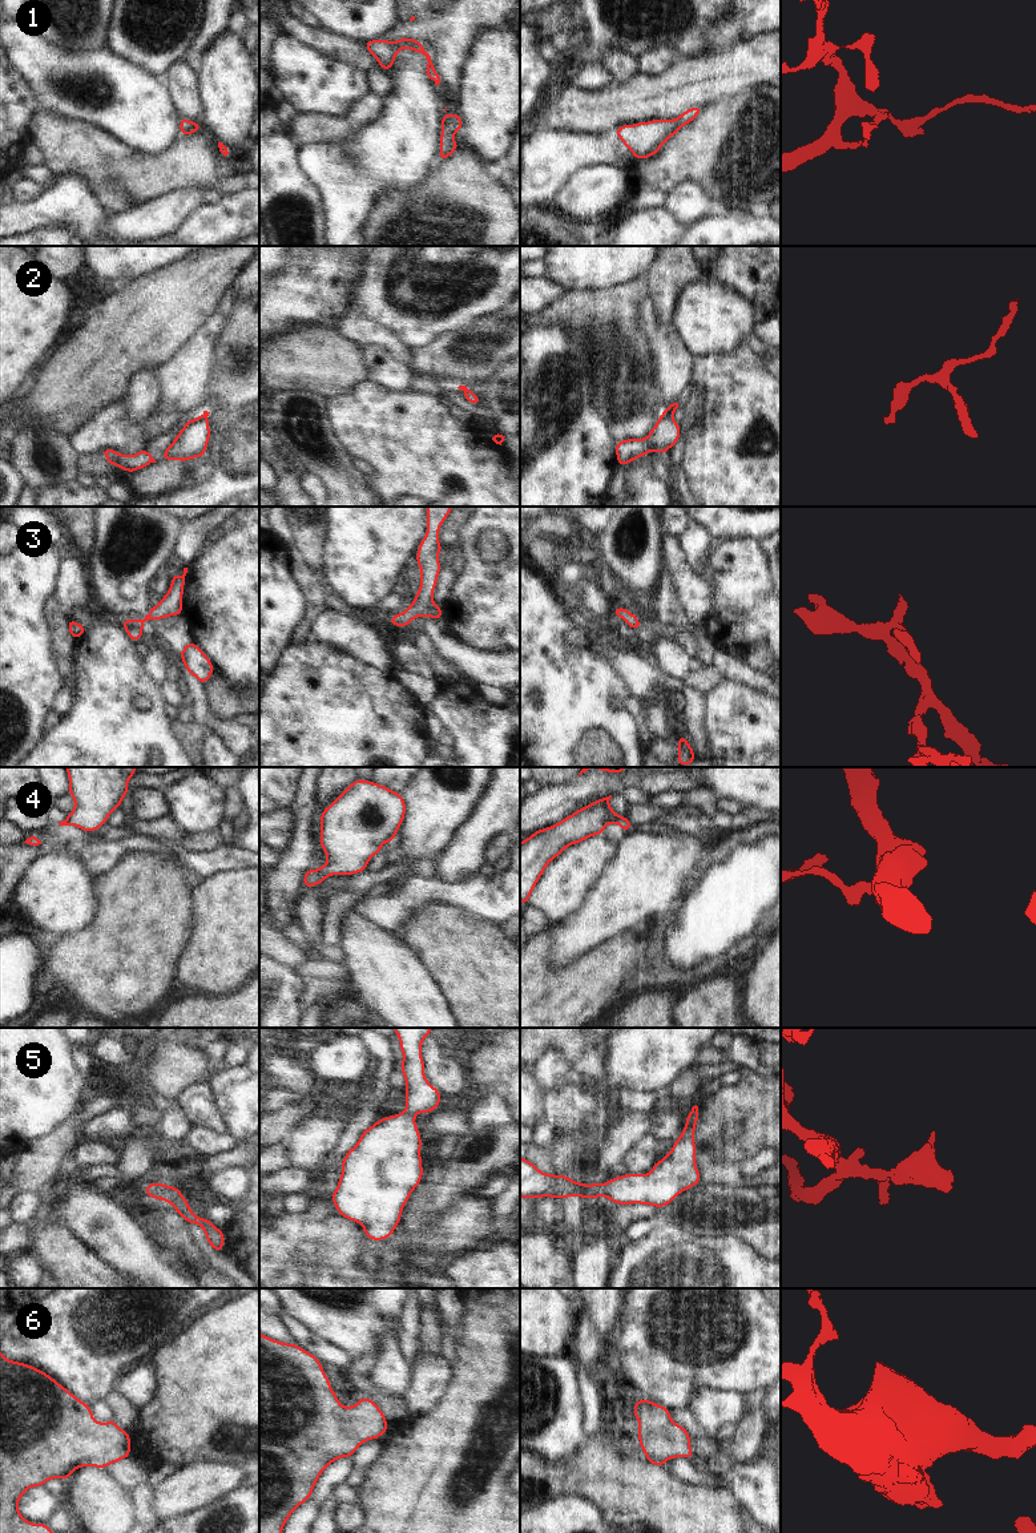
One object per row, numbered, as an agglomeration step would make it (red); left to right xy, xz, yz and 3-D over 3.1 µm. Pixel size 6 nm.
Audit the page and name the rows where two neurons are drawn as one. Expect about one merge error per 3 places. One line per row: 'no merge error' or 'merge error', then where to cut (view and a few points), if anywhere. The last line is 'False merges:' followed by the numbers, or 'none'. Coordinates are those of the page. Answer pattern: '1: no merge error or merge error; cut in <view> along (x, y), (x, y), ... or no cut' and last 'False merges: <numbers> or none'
1: no merge error; no cut
2: no merge error; no cut
3: no merge error; no cut
4: no merge error; no cut
5: no merge error; no cut
6: no merge error; no cut
False merges: none

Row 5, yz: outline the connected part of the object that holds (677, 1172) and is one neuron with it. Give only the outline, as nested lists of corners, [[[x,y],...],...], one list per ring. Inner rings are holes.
[[[693,1106],[686,1117],[685,1129],[676,1142],[673,1142],[673,1149],[658,1162],[654,1163],[653,1169],[645,1174],[630,1174],[626,1173],[622,1177],[614,1177],[609,1179],[605,1185],[600,1183],[579,1183],[564,1175],[545,1174],[540,1171],[532,1162],[527,1158],[520,1158],[520,1199],[521,1198],[559,1198],[564,1199],[568,1197],[580,1197],[581,1199],[600,1198],[602,1195],[606,1199],[617,1205],[649,1205],[662,1209],[669,1205],[677,1195],[701,1182],[701,1177],[696,1165],[696,1142],[694,1130],[698,1121],[698,1106]]]

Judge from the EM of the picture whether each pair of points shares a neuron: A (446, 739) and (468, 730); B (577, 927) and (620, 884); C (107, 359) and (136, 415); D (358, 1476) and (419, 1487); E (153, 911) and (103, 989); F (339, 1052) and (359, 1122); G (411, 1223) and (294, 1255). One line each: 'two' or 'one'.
A: two
B: one
C: two
D: two
E: one
F: two
G: two

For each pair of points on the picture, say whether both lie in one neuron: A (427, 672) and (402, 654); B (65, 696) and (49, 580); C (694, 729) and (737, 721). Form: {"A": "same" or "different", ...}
{"A": "same", "B": "different", "C": "different"}

